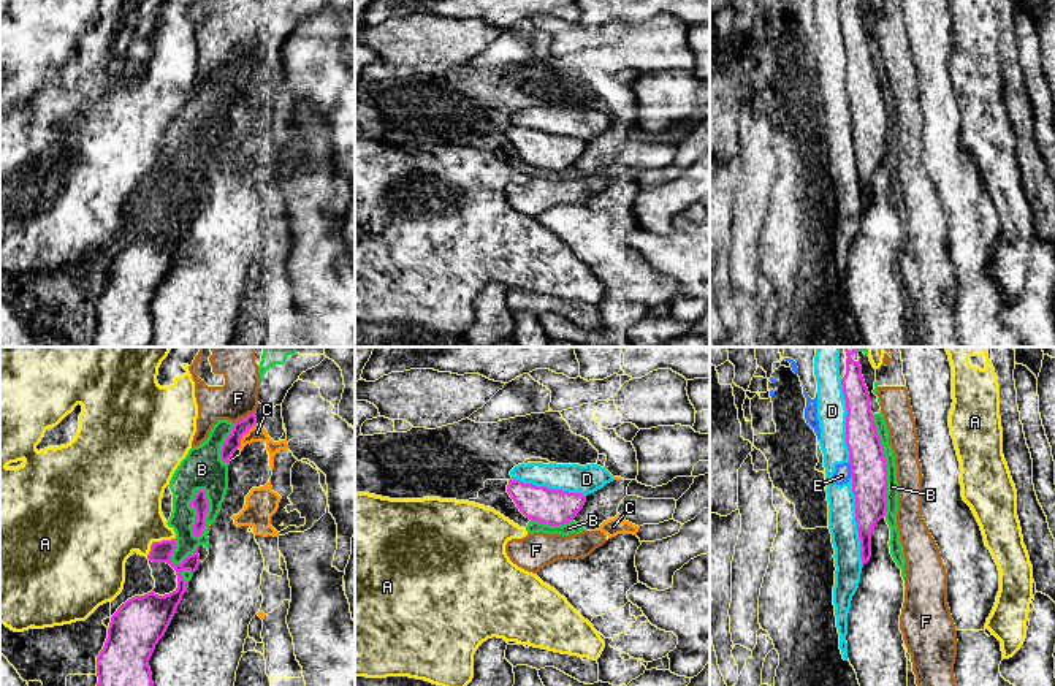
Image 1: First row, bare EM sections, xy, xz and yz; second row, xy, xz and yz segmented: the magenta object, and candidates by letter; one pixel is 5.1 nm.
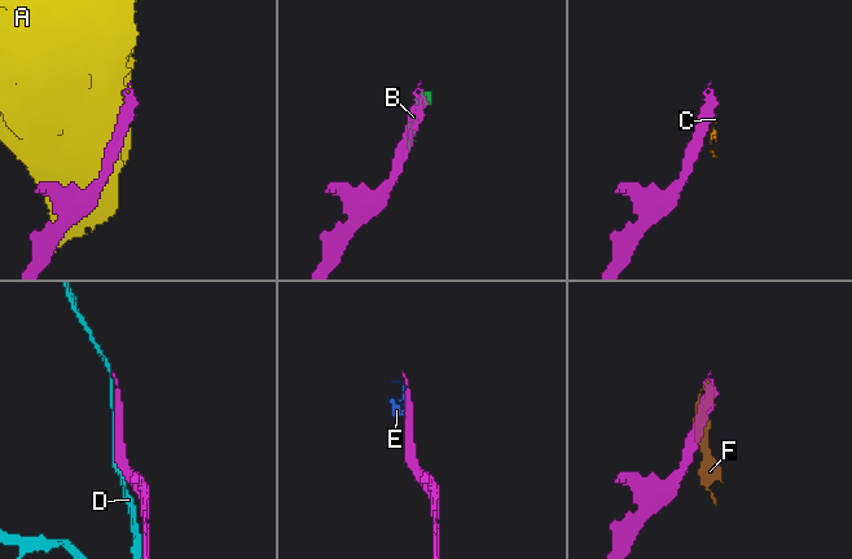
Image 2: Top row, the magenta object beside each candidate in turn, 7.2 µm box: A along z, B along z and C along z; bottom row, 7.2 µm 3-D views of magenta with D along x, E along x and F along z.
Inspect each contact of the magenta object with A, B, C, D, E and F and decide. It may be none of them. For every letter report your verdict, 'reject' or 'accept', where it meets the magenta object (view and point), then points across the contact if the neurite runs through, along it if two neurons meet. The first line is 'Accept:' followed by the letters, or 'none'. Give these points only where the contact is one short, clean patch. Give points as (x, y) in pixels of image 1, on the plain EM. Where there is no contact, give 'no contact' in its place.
Accept: none
A: reject; meets magenta in xy at (157, 187)
B: reject; meets magenta in xy at (206, 157)
C: reject; meets magenta in xy at (243, 80)
D: reject; meets magenta in yz at (856, 165)
E: reject; meets magenta in yz at (851, 116)
F: reject; meets magenta in xy at (246, 62); border along xy (255, 56), (233, 68)

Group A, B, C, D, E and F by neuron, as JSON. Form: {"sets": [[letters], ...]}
{"sets": [["A"], ["B", "F"], ["C"], ["D"], ["E"]]}

